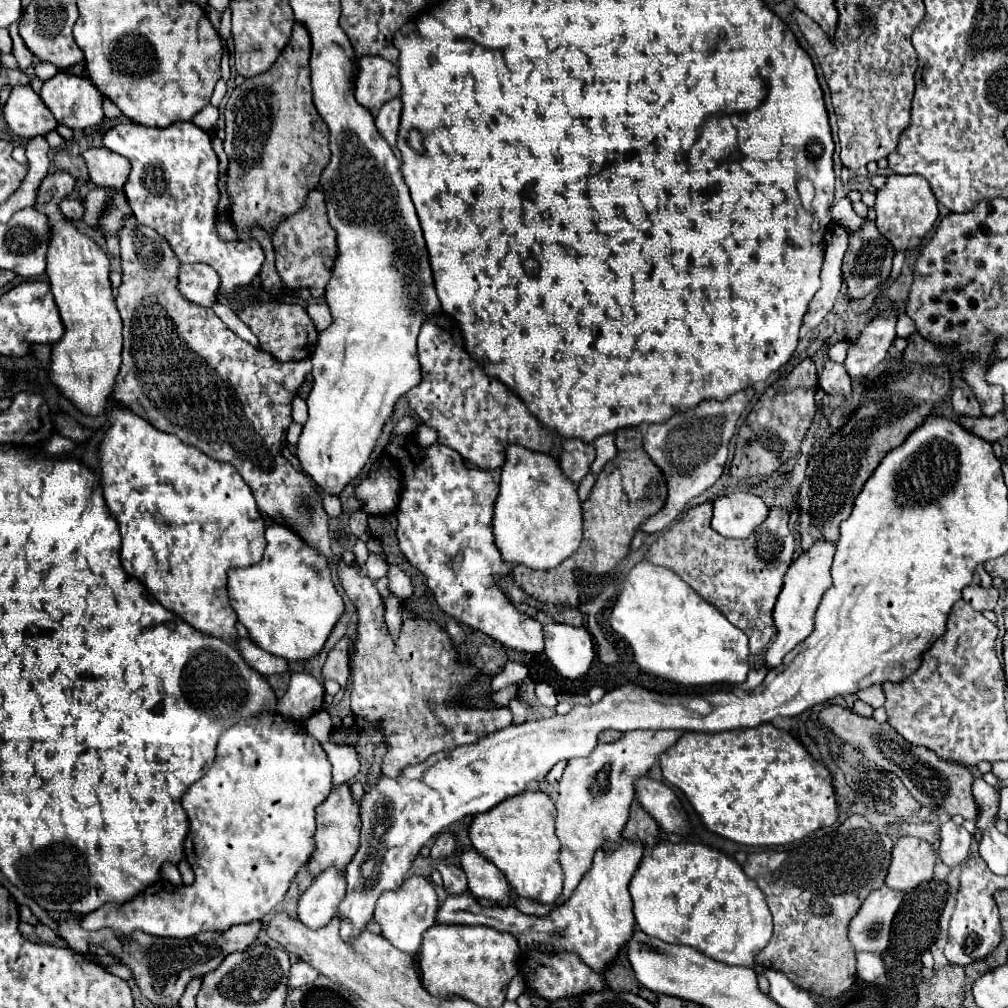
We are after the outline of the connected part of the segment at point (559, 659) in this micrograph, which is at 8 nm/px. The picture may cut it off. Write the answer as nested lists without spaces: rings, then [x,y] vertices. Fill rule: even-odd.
[[[550,623],[544,631],[544,653],[564,679],[580,679],[594,659],[592,635],[584,627]]]

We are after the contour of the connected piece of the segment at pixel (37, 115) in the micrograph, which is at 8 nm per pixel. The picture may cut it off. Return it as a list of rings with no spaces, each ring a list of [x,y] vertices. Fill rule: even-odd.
[[[30,85],[14,87],[2,113],[14,135],[22,139],[32,139],[38,135],[44,137],[58,127],[56,117],[50,113],[50,109],[42,103],[38,93],[34,93]]]

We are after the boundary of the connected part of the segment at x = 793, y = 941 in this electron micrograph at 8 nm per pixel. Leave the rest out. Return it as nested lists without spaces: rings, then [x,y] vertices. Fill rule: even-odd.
[[[852,815],[830,833],[792,845],[790,849],[750,853],[744,863],[744,873],[758,883],[774,917],[774,935],[770,943],[756,955],[756,963],[782,971],[800,989],[828,999],[840,997],[844,991],[848,991],[856,981],[856,951],[848,939],[848,925],[864,899],[884,885],[890,859],[892,839],[876,833],[862,815]]]

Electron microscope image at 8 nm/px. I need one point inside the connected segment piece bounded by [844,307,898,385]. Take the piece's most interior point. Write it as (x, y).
(868, 351)

